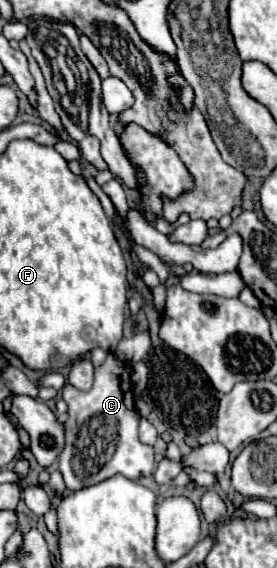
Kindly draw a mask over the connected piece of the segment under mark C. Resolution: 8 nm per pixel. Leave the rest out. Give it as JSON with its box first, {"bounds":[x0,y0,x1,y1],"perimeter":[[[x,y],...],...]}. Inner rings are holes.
{"bounds":[58,353,154,491],"perimeter":[[[108,353],[106,361],[94,371],[94,385],[90,391],[82,393],[72,385],[62,389],[62,399],[68,405],[66,447],[58,457],[60,473],[68,491],[80,491],[84,487],[96,485],[116,473],[128,479],[148,477],[154,471],[154,449],[138,441],[138,413],[134,407],[130,369]]]}

